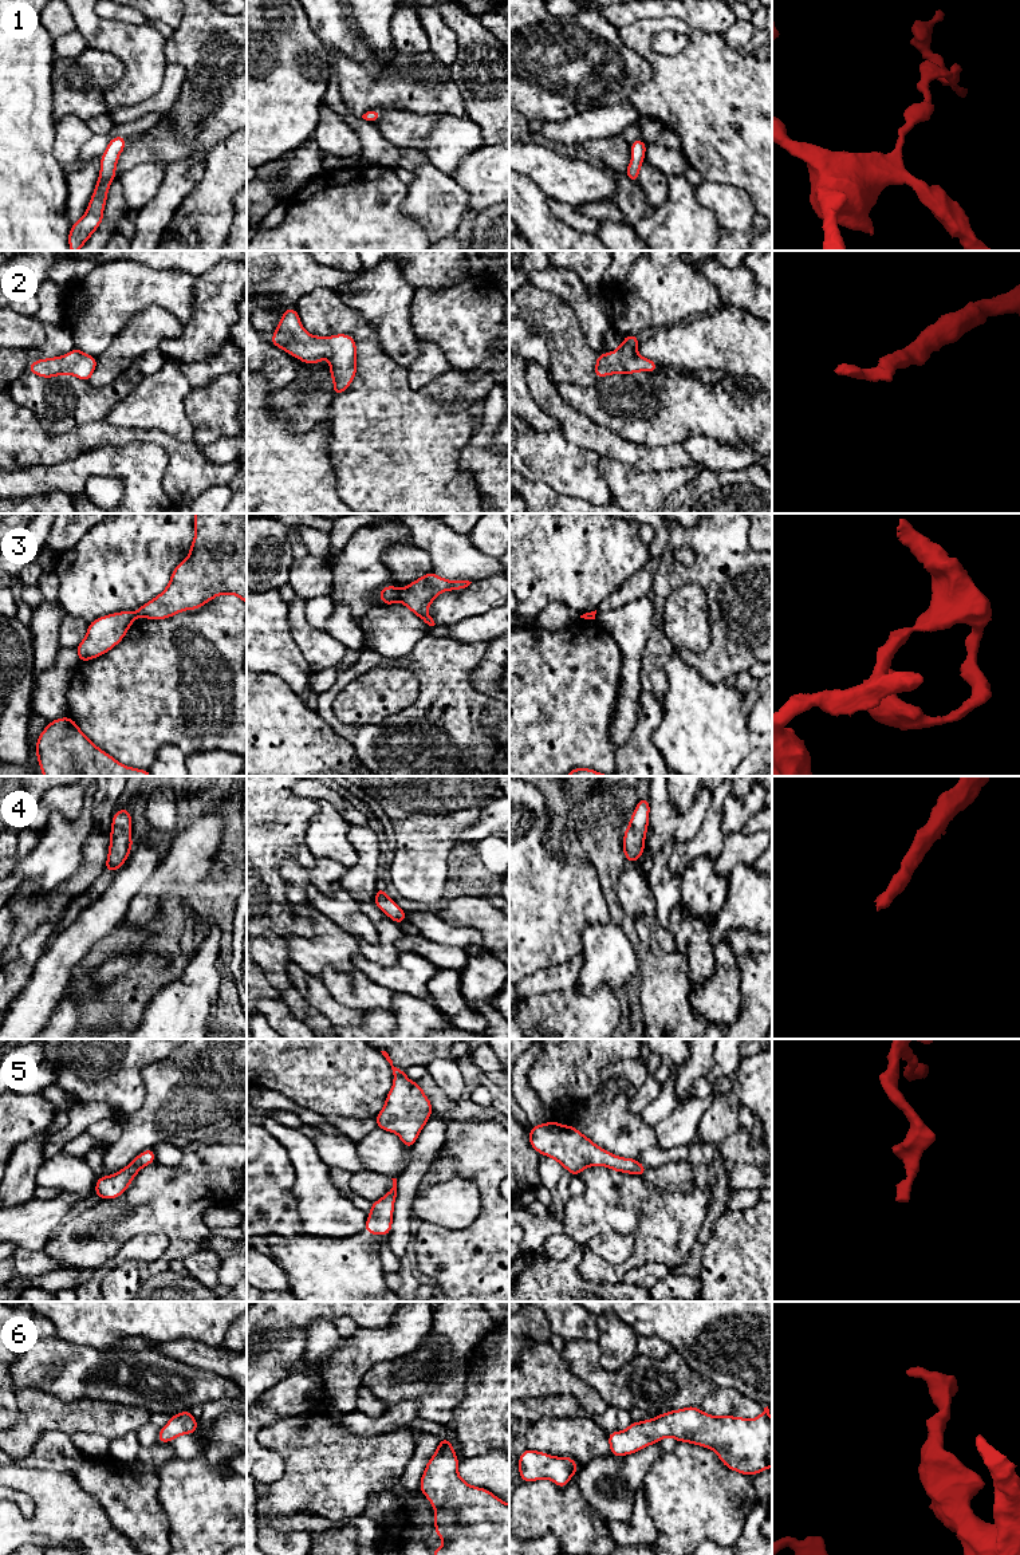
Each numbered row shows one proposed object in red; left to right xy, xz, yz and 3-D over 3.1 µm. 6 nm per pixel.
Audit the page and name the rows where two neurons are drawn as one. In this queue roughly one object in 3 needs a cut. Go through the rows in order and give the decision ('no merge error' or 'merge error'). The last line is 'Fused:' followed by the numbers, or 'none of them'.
1: no merge error
2: no merge error
3: merge error
4: no merge error
5: no merge error
6: no merge error
Fused: 3

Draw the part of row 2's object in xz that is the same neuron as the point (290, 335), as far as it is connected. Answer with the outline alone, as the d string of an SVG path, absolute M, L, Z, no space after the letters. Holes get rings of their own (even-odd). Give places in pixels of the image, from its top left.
M292 307L283 312L269 343L307 365L315 365L328 358L330 375L334 379L334 397L348 390L357 375L355 339L346 334L336 334L331 338L311 335L302 327L299 314Z

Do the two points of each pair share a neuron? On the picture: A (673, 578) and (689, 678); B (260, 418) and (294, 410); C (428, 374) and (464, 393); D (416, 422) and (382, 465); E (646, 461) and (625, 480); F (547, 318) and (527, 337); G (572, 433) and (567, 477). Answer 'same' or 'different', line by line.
A: different
B: different
C: different
D: same
E: different
F: different
G: different

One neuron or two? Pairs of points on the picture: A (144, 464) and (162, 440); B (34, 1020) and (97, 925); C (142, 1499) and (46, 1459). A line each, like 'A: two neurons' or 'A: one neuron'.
A: two neurons
B: one neuron
C: one neuron

